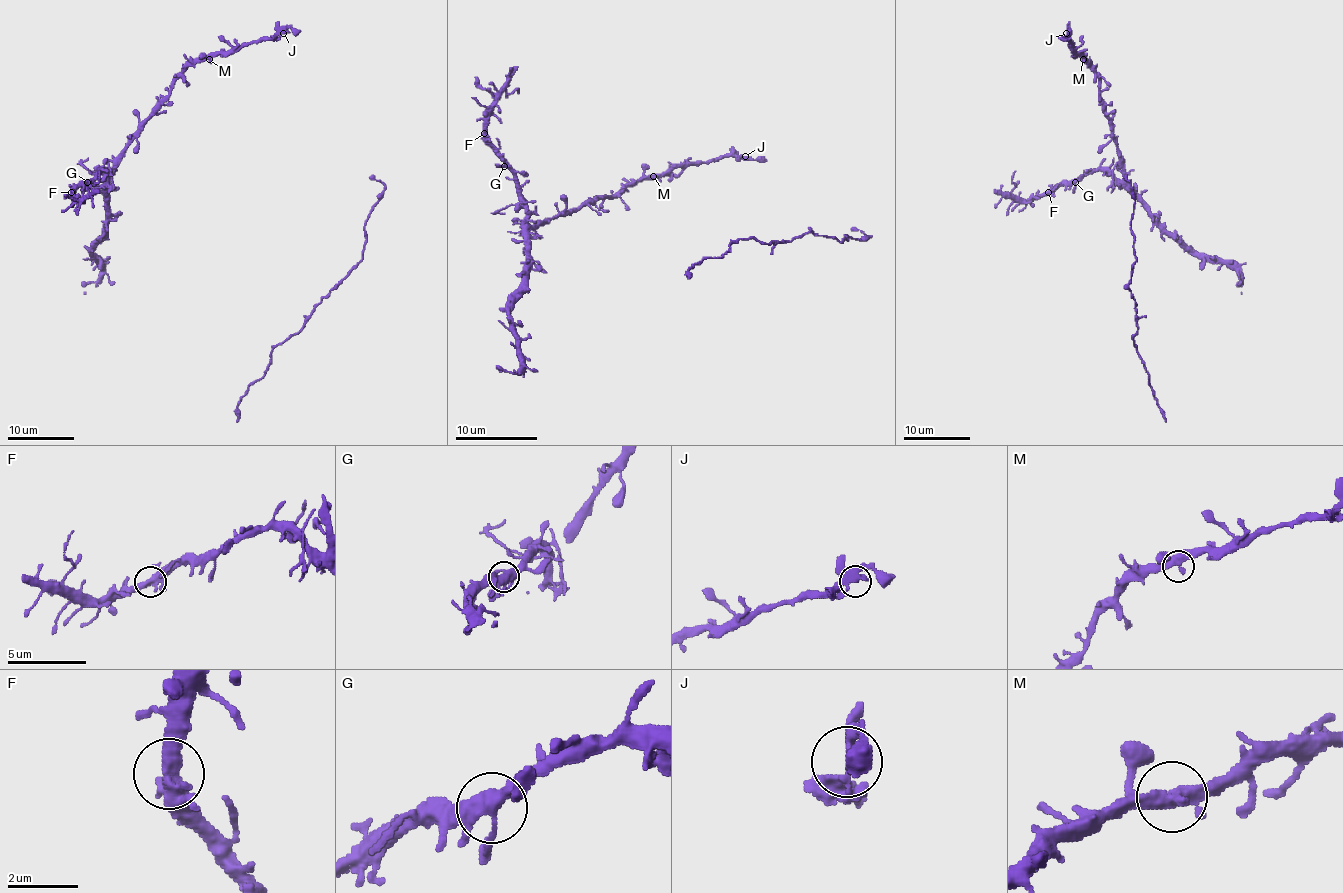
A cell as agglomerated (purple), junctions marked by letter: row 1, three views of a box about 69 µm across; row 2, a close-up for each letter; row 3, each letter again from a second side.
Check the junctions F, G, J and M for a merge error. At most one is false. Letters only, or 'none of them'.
none of them

